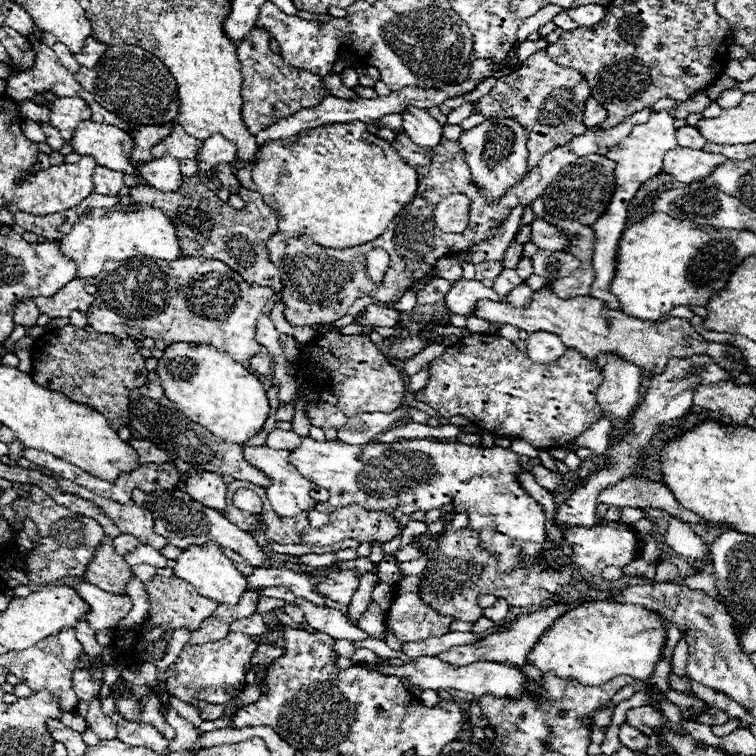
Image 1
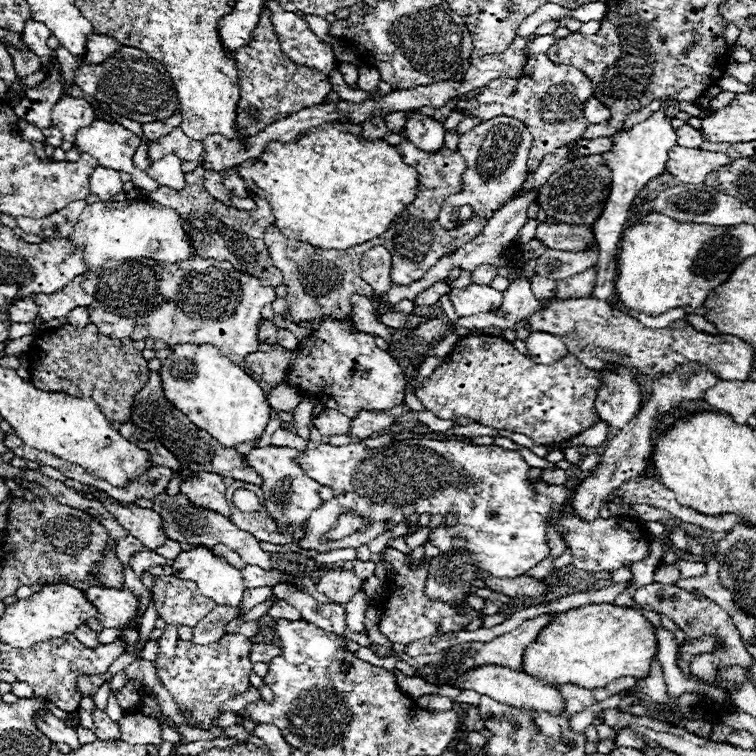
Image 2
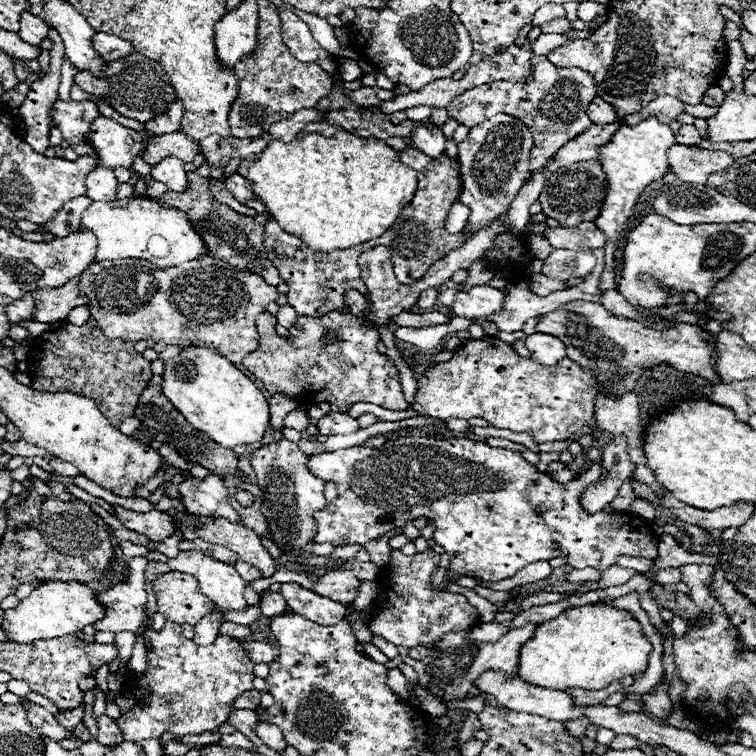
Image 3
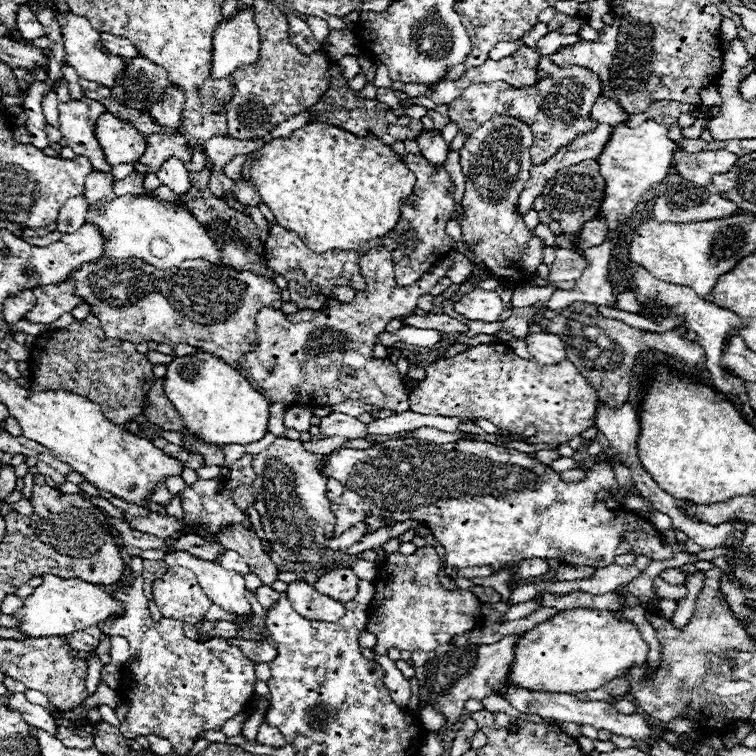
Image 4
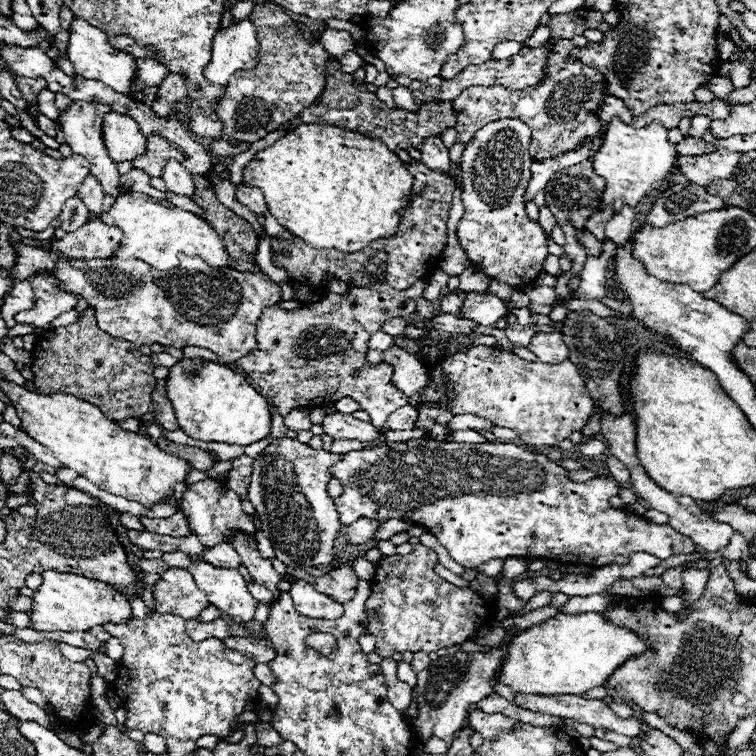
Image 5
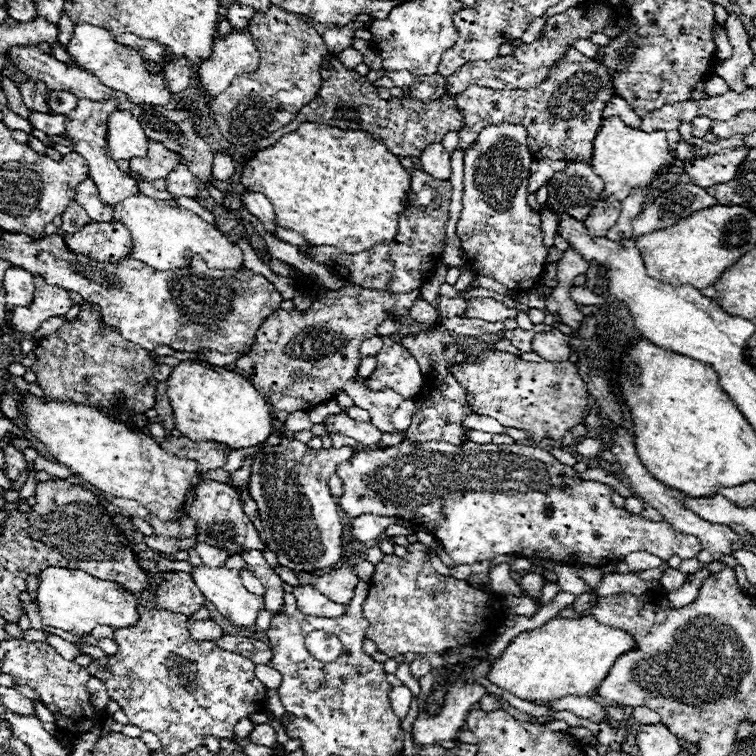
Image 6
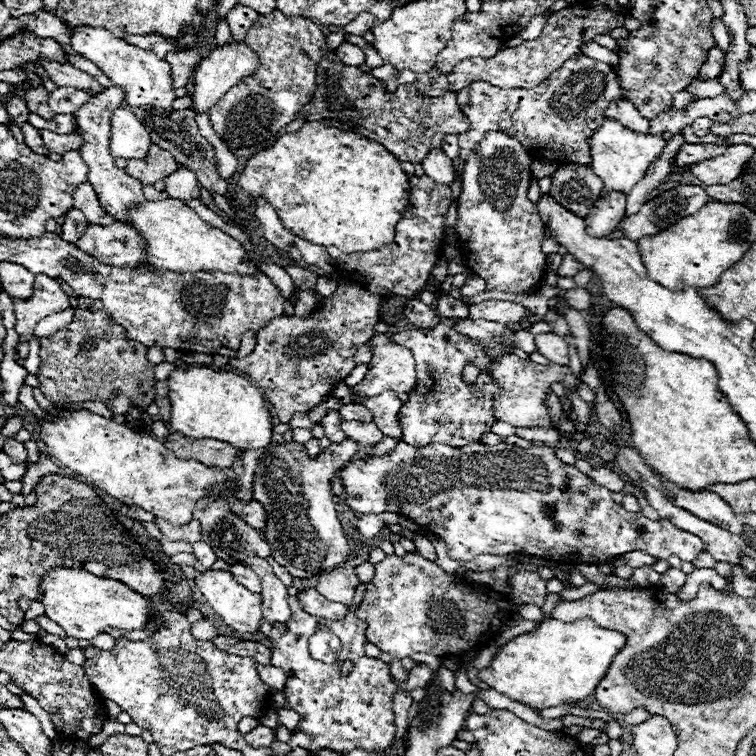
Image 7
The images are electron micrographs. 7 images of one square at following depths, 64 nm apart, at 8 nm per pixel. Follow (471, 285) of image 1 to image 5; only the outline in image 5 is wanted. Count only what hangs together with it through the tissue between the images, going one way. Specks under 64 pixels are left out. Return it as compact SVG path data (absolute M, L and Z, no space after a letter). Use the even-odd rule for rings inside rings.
M470 292L460 308L462 318L476 320L484 326L494 324L500 316L506 316L506 312L508 310L504 302L496 294L478 294L478 292Z

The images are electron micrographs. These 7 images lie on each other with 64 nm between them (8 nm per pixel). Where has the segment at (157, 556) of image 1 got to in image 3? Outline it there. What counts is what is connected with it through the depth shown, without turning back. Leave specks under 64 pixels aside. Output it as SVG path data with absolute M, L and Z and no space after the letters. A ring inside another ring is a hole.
M136 556L130 560L130 582L118 583L106 592L96 592L96 600L106 608L102 620L92 626L96 630L110 632L144 632L146 620L146 590L144 590L144 570L150 560L146 556Z

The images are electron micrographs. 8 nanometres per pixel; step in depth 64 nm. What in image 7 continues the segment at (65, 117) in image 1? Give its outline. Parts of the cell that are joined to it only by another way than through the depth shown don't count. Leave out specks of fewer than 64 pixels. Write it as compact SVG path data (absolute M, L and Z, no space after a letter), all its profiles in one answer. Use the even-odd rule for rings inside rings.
M106 88L100 96L90 98L86 104L80 106L80 110L74 114L74 122L76 122L76 134L80 134L84 138L84 144L78 148L78 152L82 154L84 162L88 164L88 176L86 180L96 188L96 194L100 196L100 204L102 208L108 208L110 216L116 216L118 222L128 222L128 216L124 216L128 204L132 202L140 202L144 200L144 192L142 192L142 182L136 178L130 178L124 170L116 168L114 158L110 154L110 116L114 112L114 108L120 108L120 104L124 102L124 90L122 88Z

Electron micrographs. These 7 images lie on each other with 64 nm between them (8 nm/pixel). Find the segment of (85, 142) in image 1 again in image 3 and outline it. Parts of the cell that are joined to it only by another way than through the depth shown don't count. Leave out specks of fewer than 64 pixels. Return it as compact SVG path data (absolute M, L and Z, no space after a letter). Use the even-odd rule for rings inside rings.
M100 116L86 134L88 144L96 150L100 164L108 168L122 166L132 172L132 160L142 150L142 136L124 128L112 118ZM150 175L142 177L142 179L147 184L146 196L148 198L160 198L168 190L164 183L154 180Z

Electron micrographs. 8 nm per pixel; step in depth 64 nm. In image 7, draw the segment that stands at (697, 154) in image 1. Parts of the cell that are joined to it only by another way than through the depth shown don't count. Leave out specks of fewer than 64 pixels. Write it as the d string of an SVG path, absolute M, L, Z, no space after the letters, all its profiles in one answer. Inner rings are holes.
M748 144L728 146L726 152L716 158L690 164L688 172L692 172L704 186L730 184L740 174L744 164L752 158L752 152L754 148Z

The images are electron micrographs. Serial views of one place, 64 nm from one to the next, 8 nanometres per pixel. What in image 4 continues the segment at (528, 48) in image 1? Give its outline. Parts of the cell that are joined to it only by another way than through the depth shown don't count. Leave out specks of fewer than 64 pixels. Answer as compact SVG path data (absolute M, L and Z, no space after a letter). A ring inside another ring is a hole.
M548 32L544 38L540 38L540 40L538 40L536 50L538 50L540 54L546 54L546 56L548 56L548 54L554 54L554 52L556 52L560 46L568 46L582 40L583 38L577 34L563 35Z

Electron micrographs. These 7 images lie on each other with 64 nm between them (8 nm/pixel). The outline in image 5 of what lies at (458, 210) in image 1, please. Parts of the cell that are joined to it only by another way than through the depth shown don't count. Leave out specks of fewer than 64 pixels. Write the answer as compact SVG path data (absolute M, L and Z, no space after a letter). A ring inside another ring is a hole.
M496 120L476 132L466 144L462 166L464 216L458 222L458 238L474 270L484 272L512 288L532 284L548 256L546 236L538 222L530 222L524 210L524 192L530 180L532 158L528 146L530 128L520 120Z

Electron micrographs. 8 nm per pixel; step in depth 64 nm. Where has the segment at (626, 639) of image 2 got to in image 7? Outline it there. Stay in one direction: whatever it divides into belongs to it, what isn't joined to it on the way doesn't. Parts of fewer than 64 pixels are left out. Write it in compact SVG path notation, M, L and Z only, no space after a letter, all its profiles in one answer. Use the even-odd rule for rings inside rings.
M548 618L536 630L520 634L502 646L492 664L478 676L500 694L520 700L532 708L560 706L568 704L568 700L584 700L590 696L624 644L626 636L618 630L600 628L590 618L576 622Z

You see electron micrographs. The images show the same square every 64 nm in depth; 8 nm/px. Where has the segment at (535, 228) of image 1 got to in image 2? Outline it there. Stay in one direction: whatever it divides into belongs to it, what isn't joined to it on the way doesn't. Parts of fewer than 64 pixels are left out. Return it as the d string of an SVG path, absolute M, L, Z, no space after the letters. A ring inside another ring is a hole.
M540 222L536 228L536 240L550 250L570 250L578 252L586 246L596 246L596 238L590 226L566 226Z

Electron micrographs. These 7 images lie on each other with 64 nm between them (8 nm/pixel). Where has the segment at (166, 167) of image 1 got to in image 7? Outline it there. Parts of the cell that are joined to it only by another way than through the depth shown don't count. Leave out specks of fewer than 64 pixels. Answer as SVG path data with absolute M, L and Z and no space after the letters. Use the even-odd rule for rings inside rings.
M180 166L176 172L172 172L170 176L166 176L164 182L166 182L166 192L170 194L170 198L196 200L200 196L198 180L196 180L194 172L190 172L184 166Z

